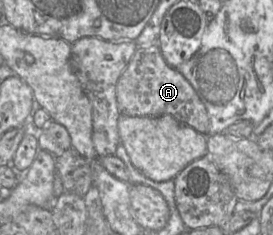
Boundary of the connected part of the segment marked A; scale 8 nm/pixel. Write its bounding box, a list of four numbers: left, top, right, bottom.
[116,45,209,135]

